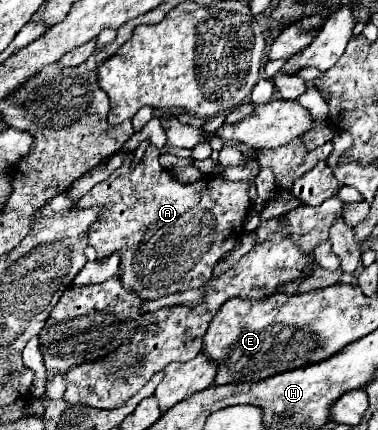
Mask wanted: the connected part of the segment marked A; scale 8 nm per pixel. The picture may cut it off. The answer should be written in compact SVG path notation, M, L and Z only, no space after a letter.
M150 144L136 168L130 168L134 152L126 152L122 166L114 170L108 180L96 184L86 196L76 202L76 208L98 206L102 210L98 220L88 230L88 244L96 248L98 260L108 258L114 252L120 256L118 278L122 280L122 286L136 292L144 302L158 300L166 294L194 290L206 284L212 278L212 268L236 246L244 234L242 226L250 210L250 186L246 182L230 182L220 176L206 174L194 184L182 184L166 168L160 166L158 156L160 150Z

